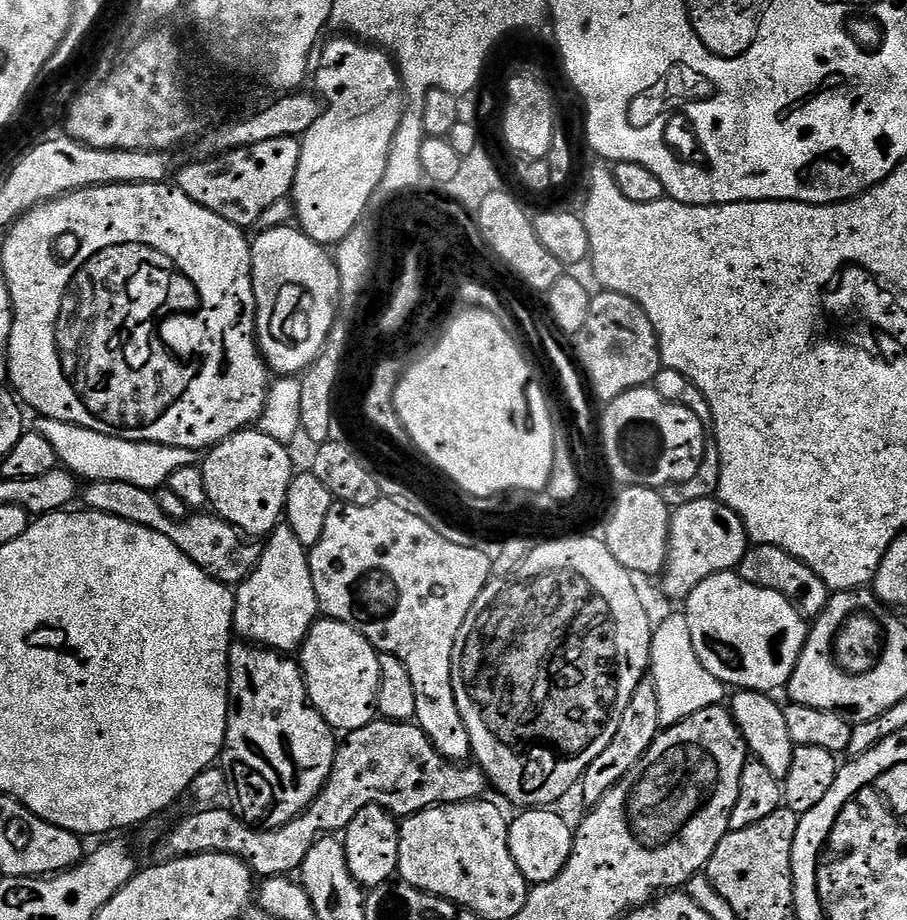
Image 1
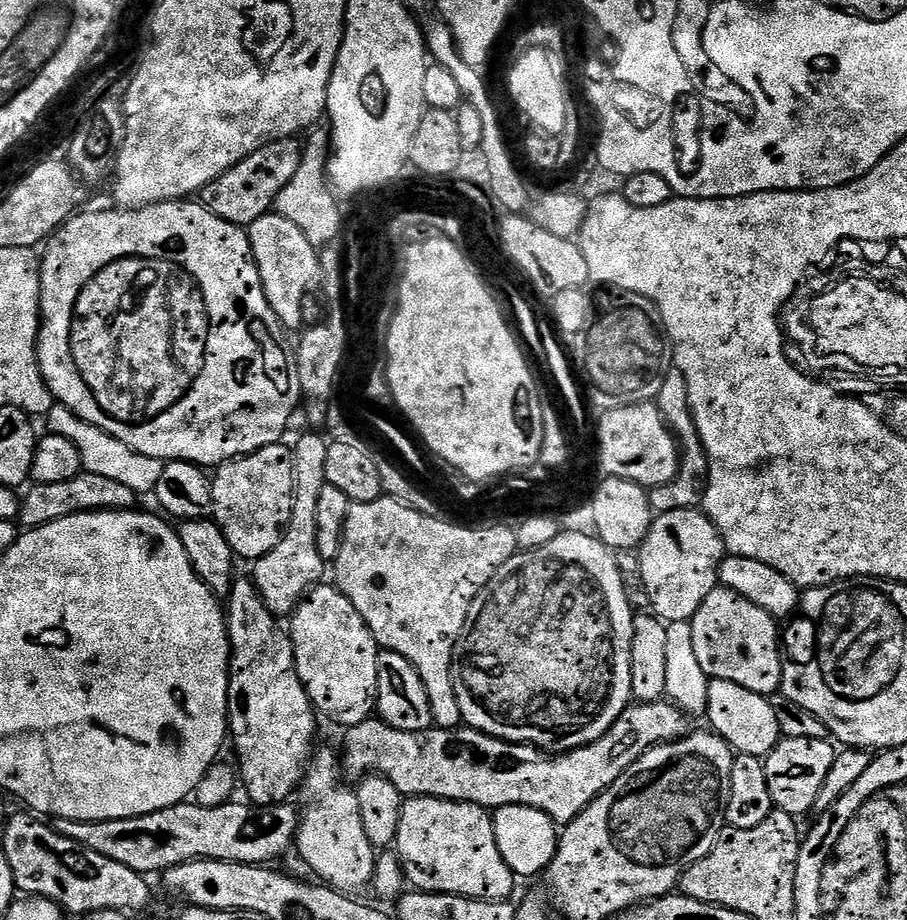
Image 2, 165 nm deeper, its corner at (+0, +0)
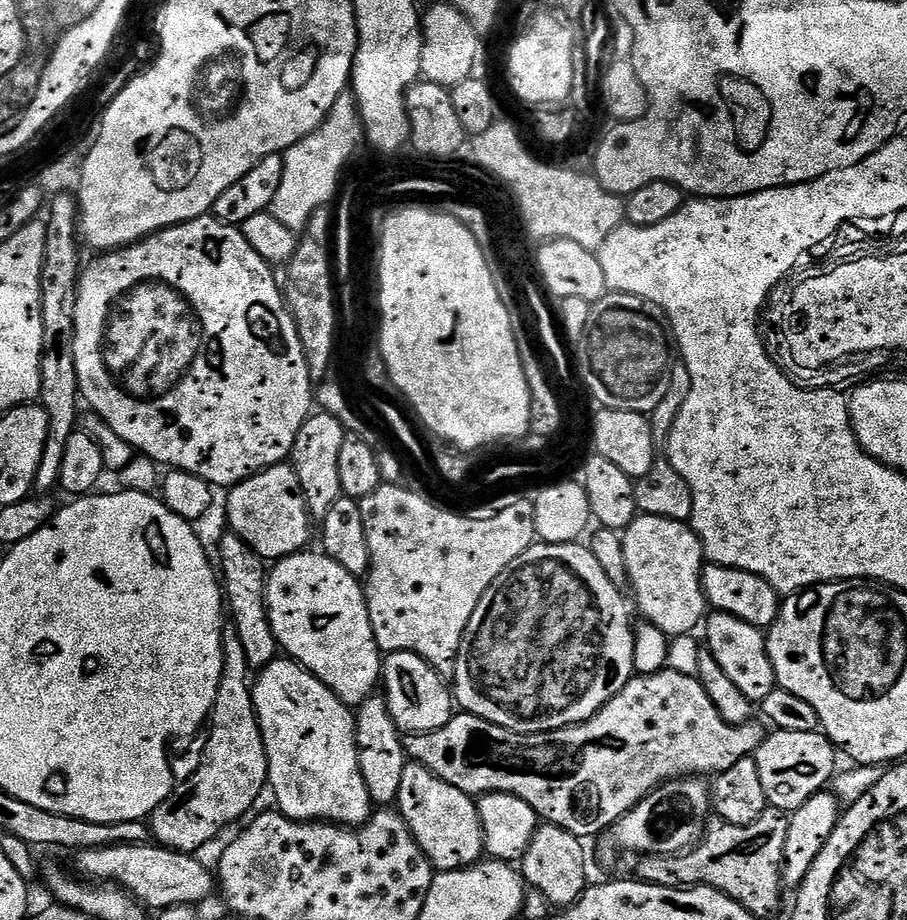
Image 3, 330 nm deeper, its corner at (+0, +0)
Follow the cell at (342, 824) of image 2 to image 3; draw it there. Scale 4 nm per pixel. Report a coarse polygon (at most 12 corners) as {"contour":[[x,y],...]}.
{"contour":[[291,658],[252,684],[284,816],[374,811],[353,709]]}

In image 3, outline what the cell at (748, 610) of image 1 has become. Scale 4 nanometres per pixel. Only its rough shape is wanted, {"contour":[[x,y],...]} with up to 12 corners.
{"contour":[[713,611],[706,651],[722,674],[764,700],[778,687],[768,642],[742,618]]}

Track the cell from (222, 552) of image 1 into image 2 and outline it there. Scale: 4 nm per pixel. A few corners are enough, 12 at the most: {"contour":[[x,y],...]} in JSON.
{"contour":[[83,470],[70,482],[33,483],[24,530],[76,512],[126,512],[134,490]]}

